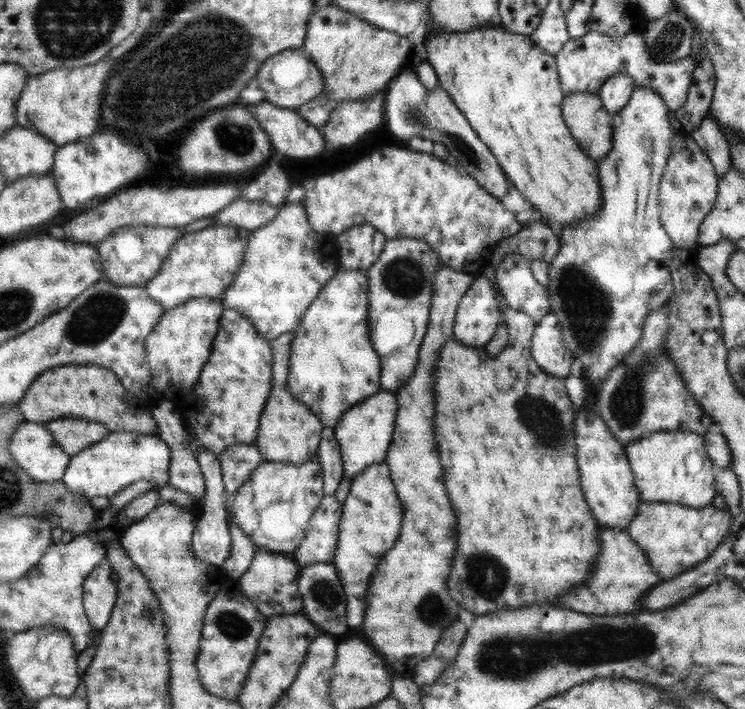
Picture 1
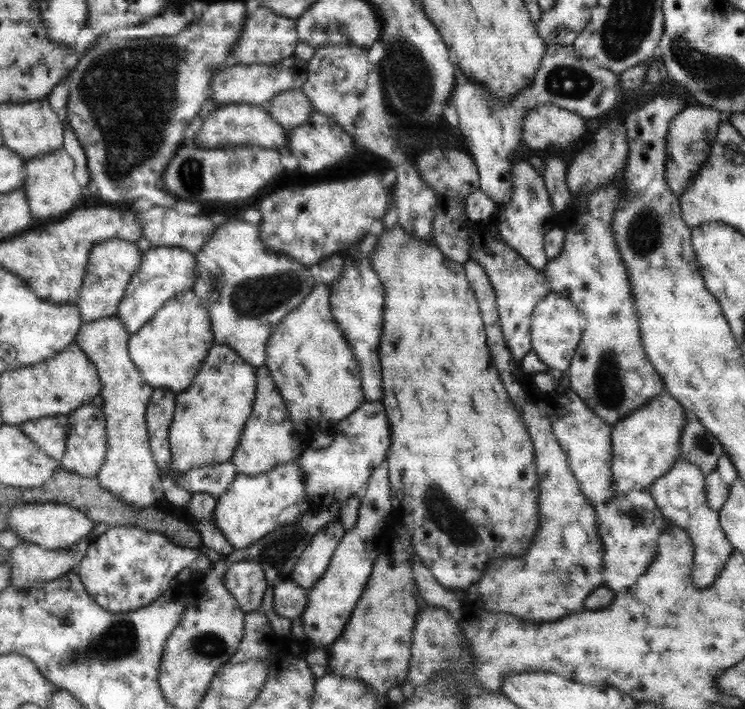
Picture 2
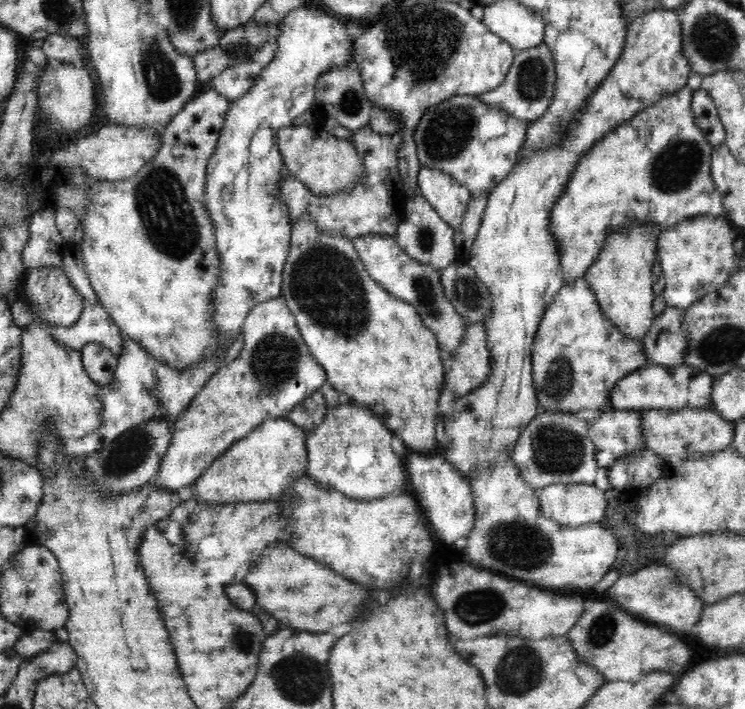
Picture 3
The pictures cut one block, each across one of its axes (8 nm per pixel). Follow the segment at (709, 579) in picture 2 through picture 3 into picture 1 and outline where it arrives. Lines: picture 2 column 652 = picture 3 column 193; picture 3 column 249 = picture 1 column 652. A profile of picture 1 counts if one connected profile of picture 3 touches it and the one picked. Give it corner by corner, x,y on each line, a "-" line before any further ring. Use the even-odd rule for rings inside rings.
653,432
627,442
625,456
638,492
639,500
671,502
689,508
710,506
714,500
713,464
702,443
702,435
691,432

